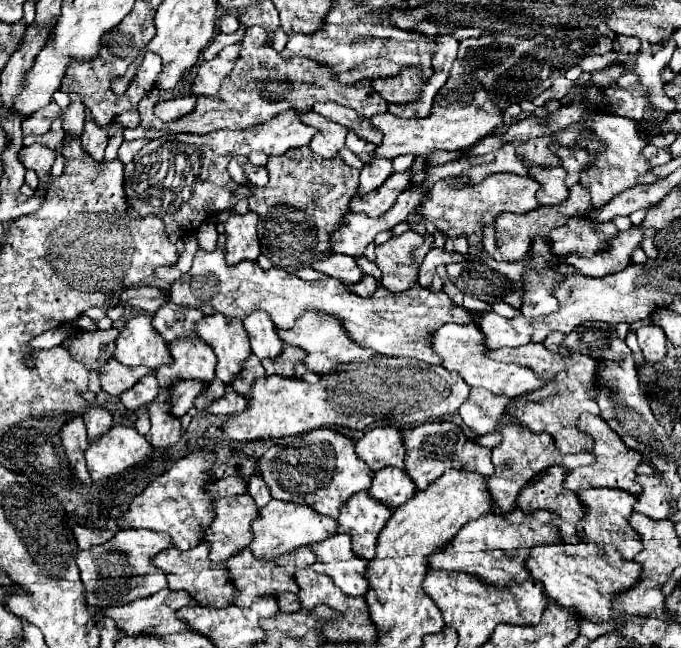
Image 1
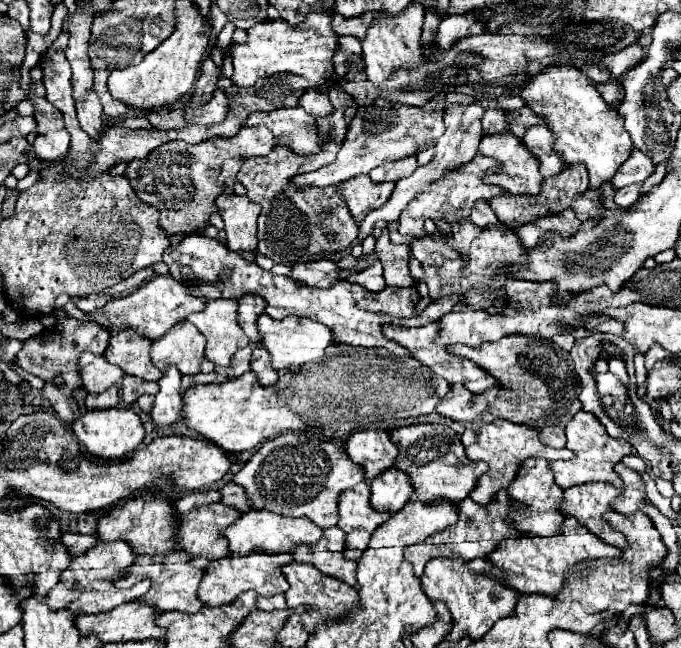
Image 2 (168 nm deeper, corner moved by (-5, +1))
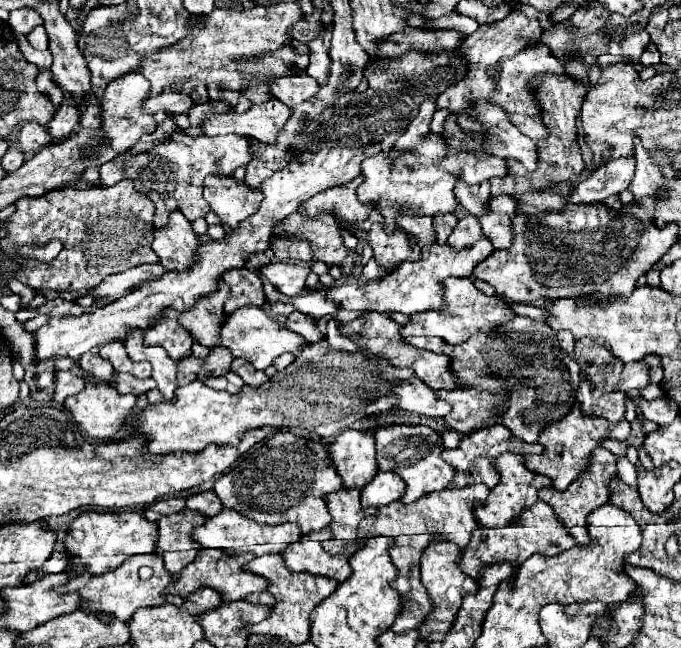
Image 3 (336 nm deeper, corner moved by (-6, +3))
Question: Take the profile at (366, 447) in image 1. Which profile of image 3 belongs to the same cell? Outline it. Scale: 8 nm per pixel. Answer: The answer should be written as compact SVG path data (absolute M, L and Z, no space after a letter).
M343 430L327 450L333 468L343 480L343 488L363 488L379 470L371 432Z

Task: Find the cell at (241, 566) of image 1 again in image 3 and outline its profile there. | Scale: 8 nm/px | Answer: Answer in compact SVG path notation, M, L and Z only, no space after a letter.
M201 548L197 552L197 558L191 564L187 564L185 570L181 570L181 574L175 576L173 584L169 584L165 588L165 594L179 594L179 596L187 598L189 594L193 594L193 590L209 586L219 592L223 602L235 602L235 600L245 598L251 592L265 592L267 582L263 578L257 578L255 574L247 574L245 570L241 570L241 558L243 556L237 556L237 554L225 554L225 550Z

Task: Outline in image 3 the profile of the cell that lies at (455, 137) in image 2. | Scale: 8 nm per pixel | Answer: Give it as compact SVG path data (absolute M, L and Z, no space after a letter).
M519 6L509 12L503 20L499 22L493 22L493 24L483 24L479 26L477 32L469 34L469 38L463 42L463 46L459 48L459 54L461 58L465 58L469 64L467 64L467 74L463 80L459 80L457 84L449 86L439 98L437 98L437 106L439 108L449 108L453 112L467 112L471 108L471 102L473 100L489 100L489 94L493 92L493 78L489 78L487 70L489 66L497 64L499 60L503 60L503 56L513 56L517 54L519 50L525 48L525 44L529 44L531 40L541 40L541 34L543 34L543 28L539 24L539 20L535 18L527 18Z

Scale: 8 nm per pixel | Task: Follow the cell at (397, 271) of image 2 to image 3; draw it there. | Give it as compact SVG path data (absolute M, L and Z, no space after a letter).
M375 224L367 232L367 242L373 248L373 258L377 260L377 264L385 268L395 268L403 260L413 260L421 256L421 248L417 246L417 242L413 242L411 236L407 236L407 232L401 228L389 236L385 234L381 224Z

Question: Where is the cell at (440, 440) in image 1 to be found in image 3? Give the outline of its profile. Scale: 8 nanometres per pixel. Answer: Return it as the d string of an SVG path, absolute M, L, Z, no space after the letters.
M393 424L393 426L375 428L373 436L375 436L375 446L377 446L375 450L377 450L379 470L395 472L407 484L407 490L405 490L405 496L403 496L405 504L411 504L411 502L419 500L421 496L425 496L429 492L443 490L453 480L453 466L449 466L441 458L443 442L441 442L441 436L435 430L431 430L427 426Z

